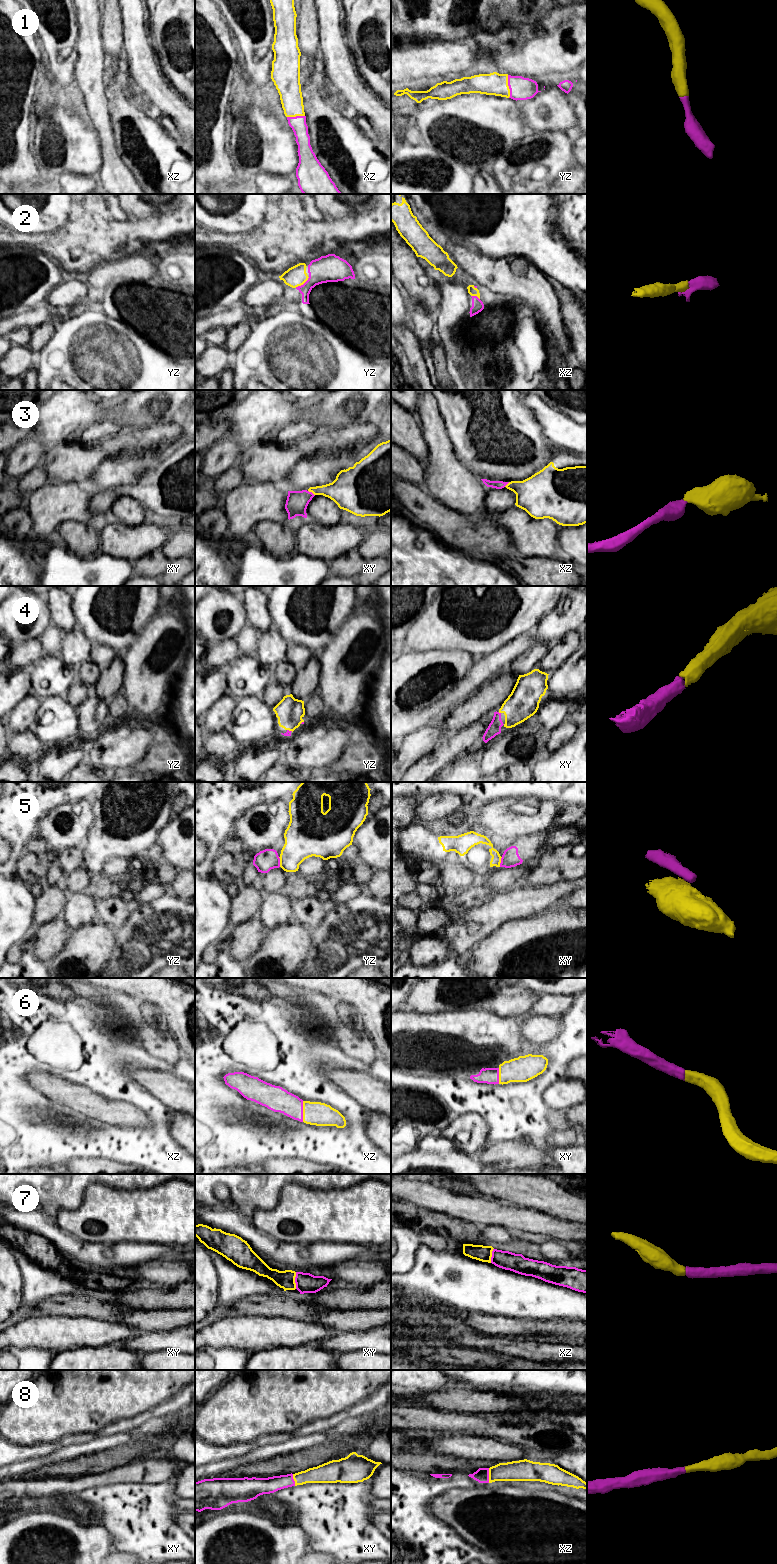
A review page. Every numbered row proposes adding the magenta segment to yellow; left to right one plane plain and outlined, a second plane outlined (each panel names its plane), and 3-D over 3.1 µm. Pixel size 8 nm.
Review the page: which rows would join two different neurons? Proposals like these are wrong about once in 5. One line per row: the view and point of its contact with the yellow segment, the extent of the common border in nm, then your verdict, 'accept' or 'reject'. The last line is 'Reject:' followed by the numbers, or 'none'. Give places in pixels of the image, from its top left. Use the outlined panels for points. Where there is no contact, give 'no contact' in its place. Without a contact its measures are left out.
1: meets yellow in yz at (508, 86); contact 180 nm long; accept
2: meets yellow in yz at (302, 284); contact 150 nm long; accept
3: meets yellow in xy at (311, 491); contact 70 nm long; accept
4: meets yellow in yz at (290, 730); contact 50 nm long; accept
5: meets yellow in yz at (280, 862); contact 80 nm long; reject
6: meets yellow in xz at (303, 1111); contact 170 nm long; accept
7: meets yellow in xy at (294, 1280); contact 140 nm long; accept
8: meets yellow in xz at (489, 1475); contact 120 nm long; accept
Reject: 5

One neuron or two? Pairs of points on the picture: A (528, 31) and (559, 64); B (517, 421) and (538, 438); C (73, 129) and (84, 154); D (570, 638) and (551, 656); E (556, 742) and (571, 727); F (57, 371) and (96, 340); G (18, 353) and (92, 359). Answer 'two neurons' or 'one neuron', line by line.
A: two neurons
B: one neuron
C: one neuron
D: one neuron
E: one neuron
F: one neuron
G: two neurons

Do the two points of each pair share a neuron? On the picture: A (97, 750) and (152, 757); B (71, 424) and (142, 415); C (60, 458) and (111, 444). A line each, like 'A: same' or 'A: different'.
A: different
B: same
C: same

